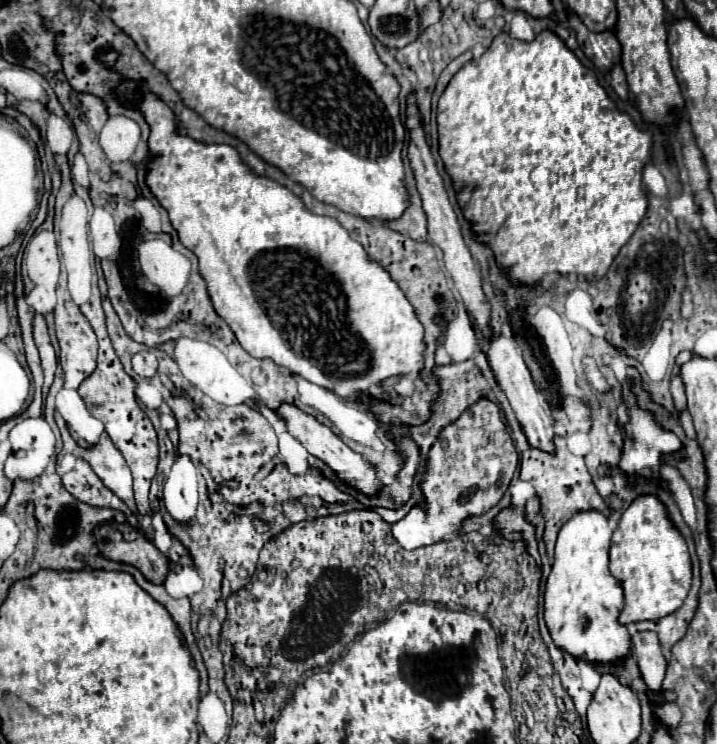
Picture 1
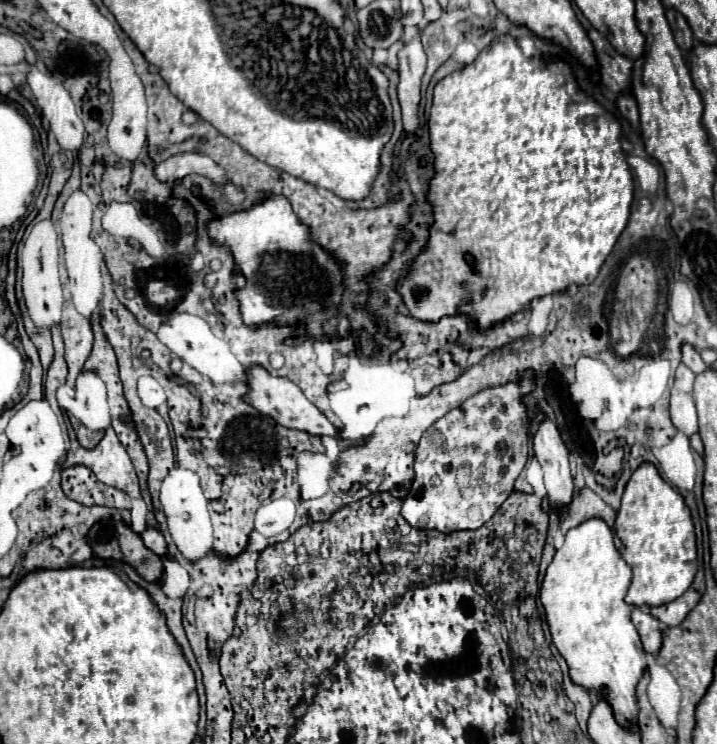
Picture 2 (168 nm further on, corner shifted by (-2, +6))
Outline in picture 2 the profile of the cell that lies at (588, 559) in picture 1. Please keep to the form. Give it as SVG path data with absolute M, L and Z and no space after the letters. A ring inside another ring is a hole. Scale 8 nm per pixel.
M593 518L579 524L577 528L571 528L565 534L565 544L557 550L541 584L541 602L545 608L553 644L557 646L559 654L567 660L571 680L583 686L589 694L605 698L613 708L615 720L623 728L635 726L635 718L639 714L635 688L643 672L647 670L647 652L643 650L641 638L631 622L631 606L627 606L625 602L629 582L631 568L627 566L627 562L623 562L619 550L615 550L611 528L603 520Z

